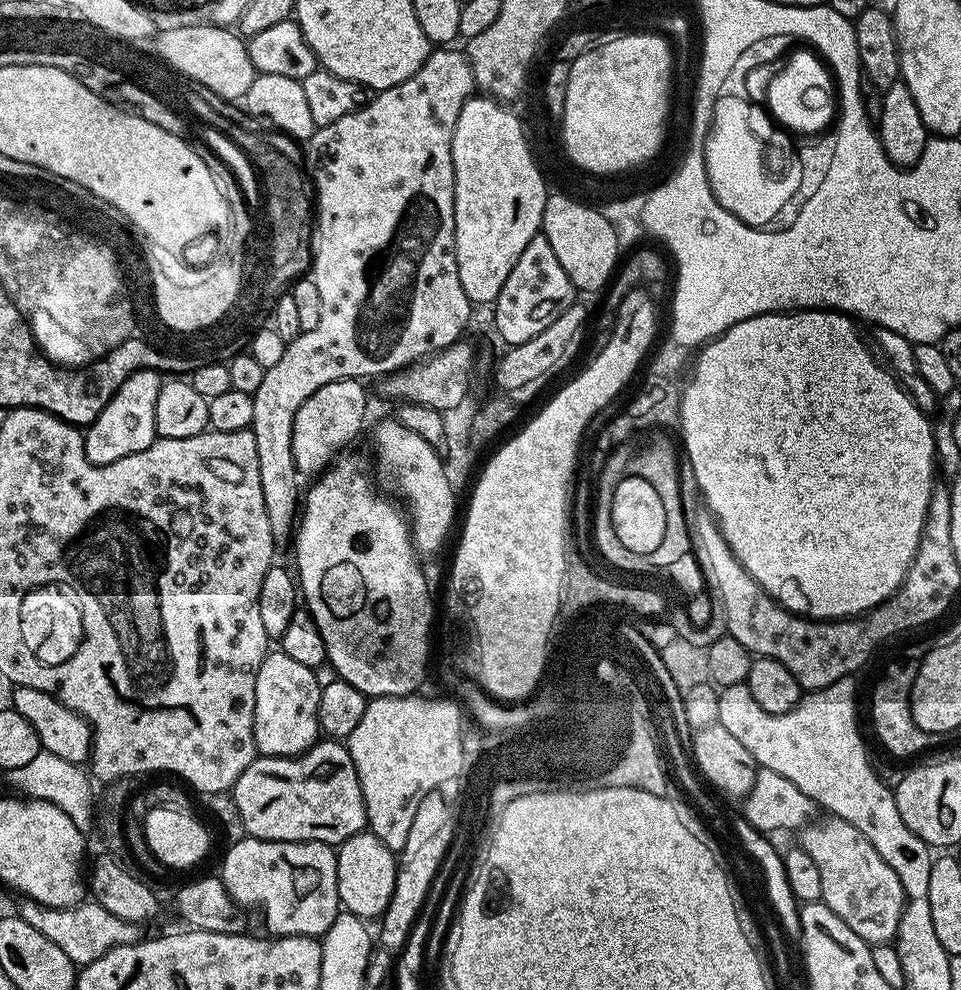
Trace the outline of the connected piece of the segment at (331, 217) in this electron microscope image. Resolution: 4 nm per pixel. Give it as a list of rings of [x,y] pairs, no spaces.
[[[440,46],[429,51],[426,62],[406,82],[398,86],[390,86],[377,91],[354,114],[346,114],[346,118],[338,118],[330,126],[316,129],[316,133],[306,141],[308,148],[308,164],[306,172],[314,185],[314,227],[312,230],[312,267],[310,279],[318,286],[318,295],[322,298],[322,318],[314,330],[301,332],[293,340],[285,343],[282,358],[275,366],[265,368],[262,382],[258,390],[252,394],[254,402],[254,418],[251,430],[254,442],[258,442],[258,474],[262,481],[262,502],[266,502],[266,518],[270,518],[270,530],[277,542],[293,535],[298,523],[298,513],[302,507],[302,477],[296,471],[294,462],[294,414],[298,414],[302,402],[314,394],[314,390],[322,390],[326,382],[335,380],[354,380],[364,376],[382,378],[390,372],[396,372],[418,360],[436,355],[443,348],[449,348],[465,335],[464,327],[468,324],[474,312],[474,305],[466,298],[466,290],[462,290],[462,281],[458,279],[458,262],[456,261],[456,235],[454,234],[454,166],[452,165],[452,135],[458,122],[458,114],[462,114],[462,106],[472,99],[476,79],[467,55],[460,52],[456,46]]]

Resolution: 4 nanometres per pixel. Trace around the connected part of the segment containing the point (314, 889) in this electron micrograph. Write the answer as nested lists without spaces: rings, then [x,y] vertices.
[[[247,835],[227,850],[224,865],[218,869],[220,879],[235,904],[245,909],[257,908],[264,915],[264,924],[271,935],[321,938],[334,925],[342,905],[338,898],[337,849],[333,845],[313,840],[259,840],[257,836]]]

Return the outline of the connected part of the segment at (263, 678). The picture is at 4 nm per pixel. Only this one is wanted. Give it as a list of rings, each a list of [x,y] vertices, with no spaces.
[[[272,650],[264,657],[254,682],[254,742],[260,756],[301,756],[317,743],[322,684],[316,681],[316,675],[282,651]]]

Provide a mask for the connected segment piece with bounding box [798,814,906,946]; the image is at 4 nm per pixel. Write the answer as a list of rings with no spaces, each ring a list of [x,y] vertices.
[[[831,814],[823,818],[825,820],[817,819],[803,829],[798,840],[799,847],[810,854],[821,871],[820,900],[869,946],[889,943],[898,930],[906,899],[898,874],[894,874],[882,854],[878,854],[871,842],[850,826],[850,822]]]

